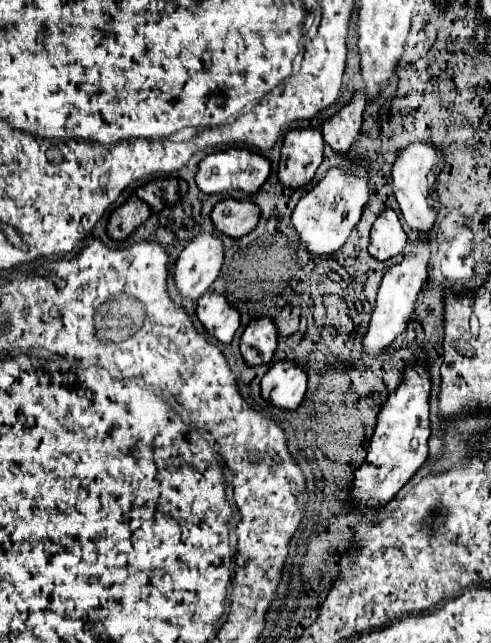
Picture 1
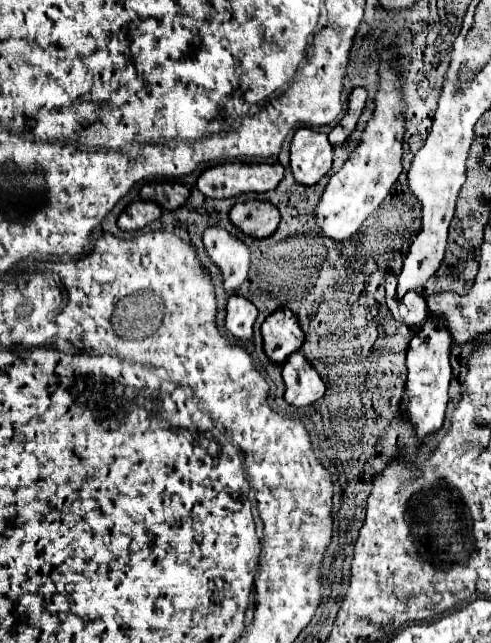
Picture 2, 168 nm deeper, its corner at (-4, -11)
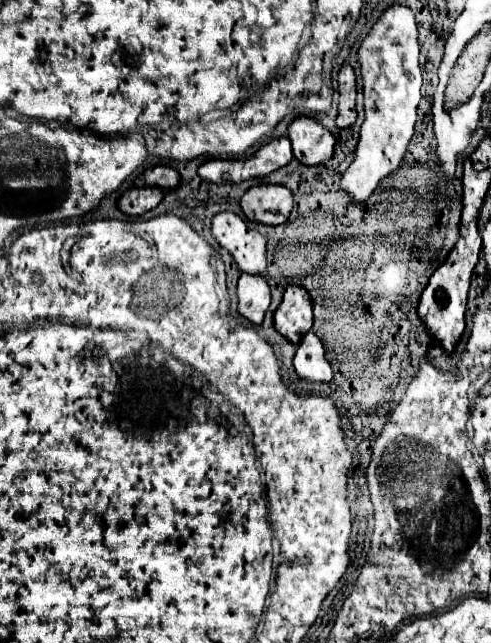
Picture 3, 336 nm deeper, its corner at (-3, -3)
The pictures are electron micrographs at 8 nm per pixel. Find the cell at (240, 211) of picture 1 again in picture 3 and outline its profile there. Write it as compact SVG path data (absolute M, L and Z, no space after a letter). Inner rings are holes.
M257 185L241 197L241 209L247 219L261 225L281 225L287 221L293 197L281 185Z

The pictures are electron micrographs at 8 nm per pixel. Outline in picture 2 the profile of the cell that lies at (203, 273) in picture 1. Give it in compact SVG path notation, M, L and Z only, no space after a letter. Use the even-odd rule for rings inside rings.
M208 227L204 231L206 255L224 275L226 291L236 291L250 271L250 249L228 229Z

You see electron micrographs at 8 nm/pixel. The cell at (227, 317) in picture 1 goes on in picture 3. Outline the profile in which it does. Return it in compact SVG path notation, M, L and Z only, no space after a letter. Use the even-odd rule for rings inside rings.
M243 273L237 281L237 297L239 297L239 305L237 305L239 315L251 321L253 325L261 325L263 315L271 303L267 281L261 275Z

